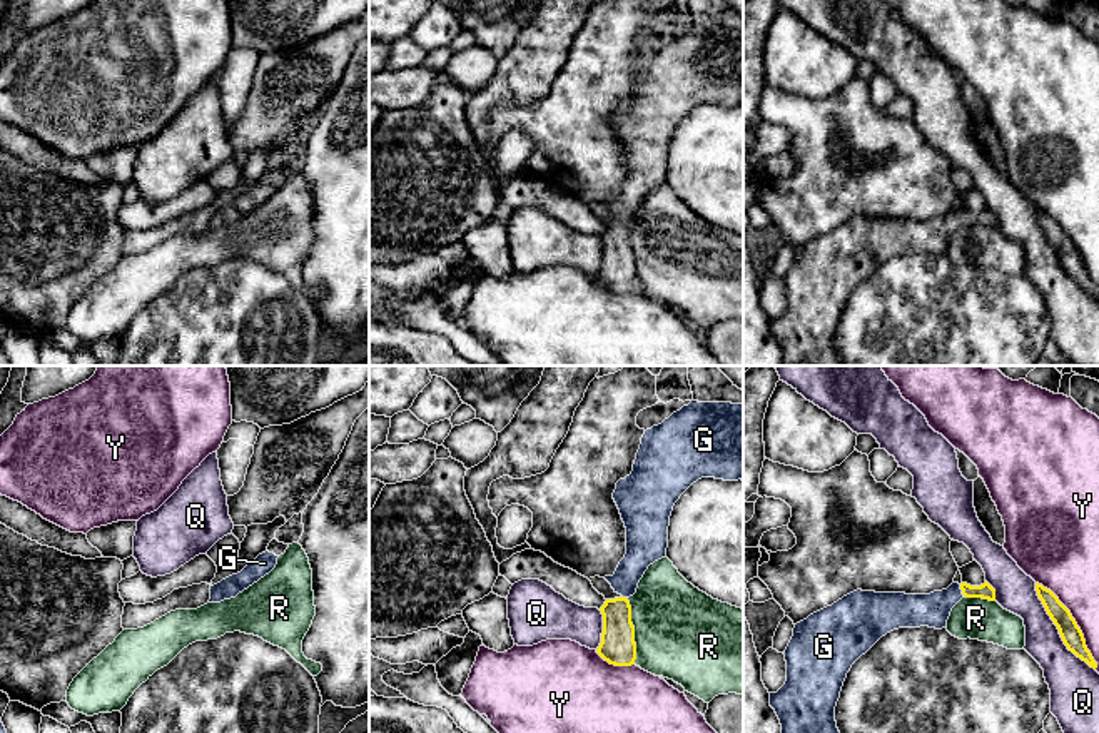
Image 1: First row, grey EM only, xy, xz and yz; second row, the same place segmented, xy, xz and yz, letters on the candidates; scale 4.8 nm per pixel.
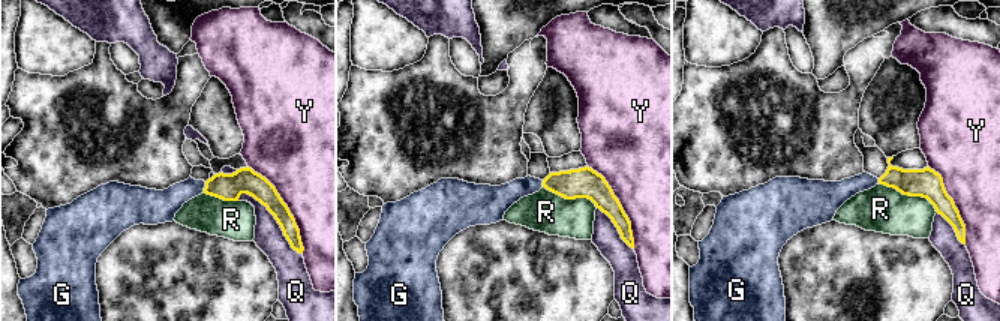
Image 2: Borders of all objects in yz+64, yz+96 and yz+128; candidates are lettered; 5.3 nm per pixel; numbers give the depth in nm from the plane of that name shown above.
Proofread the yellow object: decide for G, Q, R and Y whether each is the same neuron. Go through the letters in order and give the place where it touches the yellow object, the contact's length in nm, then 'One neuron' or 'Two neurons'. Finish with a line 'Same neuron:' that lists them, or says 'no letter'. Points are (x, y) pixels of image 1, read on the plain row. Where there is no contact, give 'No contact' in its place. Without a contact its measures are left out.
G: Touches yellow at yz (961, 214). Shared border 60 nm. One neuron
Q: Touches yellow at yz (1058, 254). Shared border 500 nm. Two neurons
R: Touches yellow at xz (633, 257). Shared border 320 nm. Two neurons
Y: Touches yellow at yz (1076, 249). Shared border 500 nm. Two neurons
Same neuron: G

